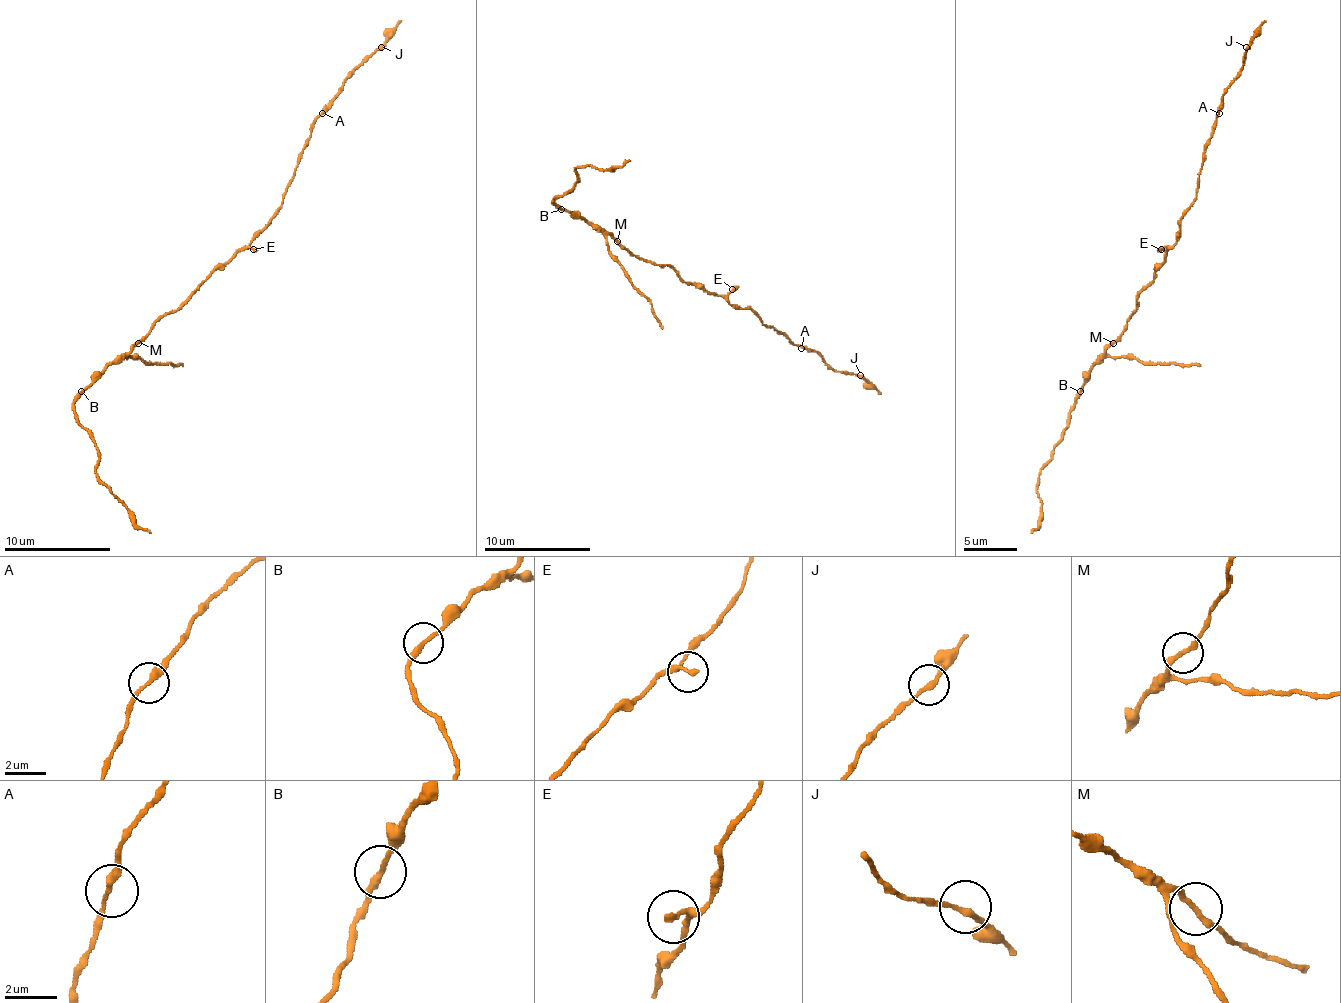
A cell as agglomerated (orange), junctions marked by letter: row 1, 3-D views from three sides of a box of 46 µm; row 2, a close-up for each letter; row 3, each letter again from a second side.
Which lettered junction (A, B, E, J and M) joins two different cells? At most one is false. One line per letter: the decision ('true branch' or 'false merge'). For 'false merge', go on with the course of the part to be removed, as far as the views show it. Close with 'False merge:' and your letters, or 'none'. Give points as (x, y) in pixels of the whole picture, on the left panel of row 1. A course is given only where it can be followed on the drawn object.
A: true branch
B: true branch
E: true branch
J: true branch
M: true branch
False merge: none

